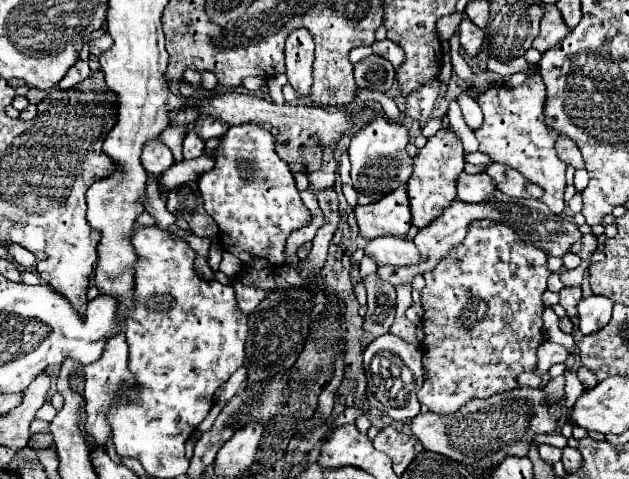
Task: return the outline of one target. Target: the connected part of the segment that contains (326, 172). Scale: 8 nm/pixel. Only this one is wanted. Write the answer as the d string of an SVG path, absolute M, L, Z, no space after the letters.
M329 143L329 147L325 147L323 151L323 161L321 167L313 173L309 173L309 181L311 193L319 193L327 187L333 187L335 183L335 171L337 171L337 161L335 161L335 143Z

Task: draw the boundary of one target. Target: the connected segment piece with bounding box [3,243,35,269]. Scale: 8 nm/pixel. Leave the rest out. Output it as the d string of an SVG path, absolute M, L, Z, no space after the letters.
M3 243L3 247L5 247L7 253L11 255L13 263L21 265L23 269L33 269L33 267L35 267L35 257L33 257L27 249L23 249L23 247L15 245L15 243Z

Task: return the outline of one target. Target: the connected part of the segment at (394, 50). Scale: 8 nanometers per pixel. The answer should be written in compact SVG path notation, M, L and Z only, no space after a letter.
M383 39L383 41L375 41L373 45L373 53L379 55L379 57L385 57L395 69L405 61L405 53L401 47L397 47L397 43L389 41L389 39Z

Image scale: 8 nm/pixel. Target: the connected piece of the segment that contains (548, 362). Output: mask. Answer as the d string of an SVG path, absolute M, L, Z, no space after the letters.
M545 341L539 351L537 351L537 365L535 365L535 375L545 375L551 365L555 363L565 363L567 359L567 349L563 345Z

